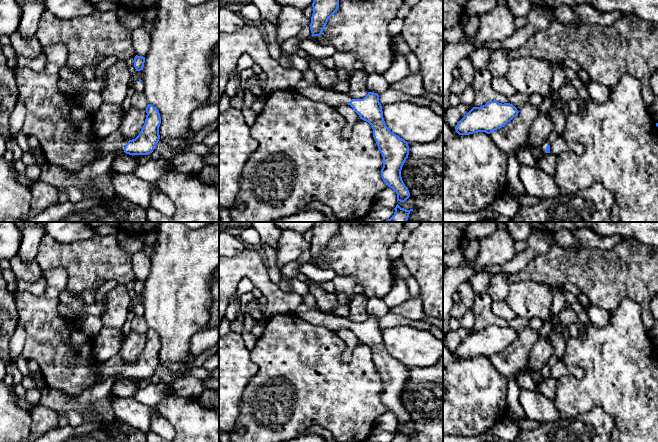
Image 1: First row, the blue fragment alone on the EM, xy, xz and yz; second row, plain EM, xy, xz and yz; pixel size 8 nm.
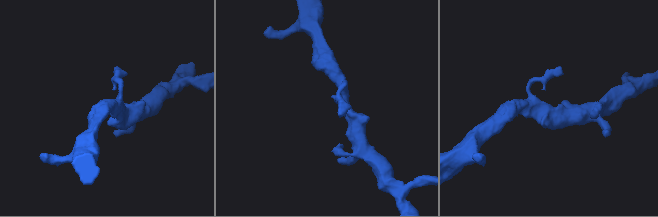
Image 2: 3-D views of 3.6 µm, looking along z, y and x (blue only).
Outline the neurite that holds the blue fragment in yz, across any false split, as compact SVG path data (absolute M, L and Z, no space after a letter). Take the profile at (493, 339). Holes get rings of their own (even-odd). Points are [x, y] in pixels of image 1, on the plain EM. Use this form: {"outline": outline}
{"outline": "M489 325L481 331L473 331L455 350L459 359L477 356L490 358L504 351L518 339L517 332L510 327Z"}

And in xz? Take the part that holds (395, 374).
{"outline": "M304 303L296 308L294 314L314 326L323 326L332 331L350 329L360 343L368 346L373 353L373 361L383 380L381 393L383 405L396 416L397 426L405 426L410 421L401 401L402 391L409 379L408 366L386 350L377 317L368 316L363 323L353 323L347 318L322 312L318 307Z"}

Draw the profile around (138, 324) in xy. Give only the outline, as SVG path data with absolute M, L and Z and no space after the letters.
M135 316L131 323L131 330L137 332L146 332L148 329L144 316Z

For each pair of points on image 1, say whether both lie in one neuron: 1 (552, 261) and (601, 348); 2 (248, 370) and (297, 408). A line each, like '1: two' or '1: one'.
1: two
2: two

